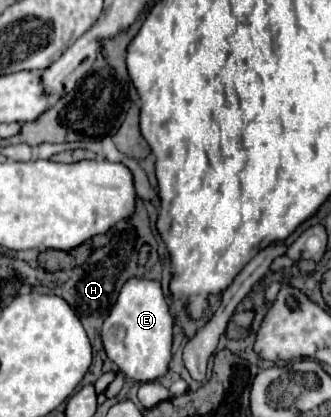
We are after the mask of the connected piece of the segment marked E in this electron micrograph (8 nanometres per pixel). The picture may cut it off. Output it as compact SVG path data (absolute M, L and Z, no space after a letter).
M130 278L102 326L104 350L130 380L154 382L168 372L172 362L172 326L174 318L162 294L162 284L158 280Z

